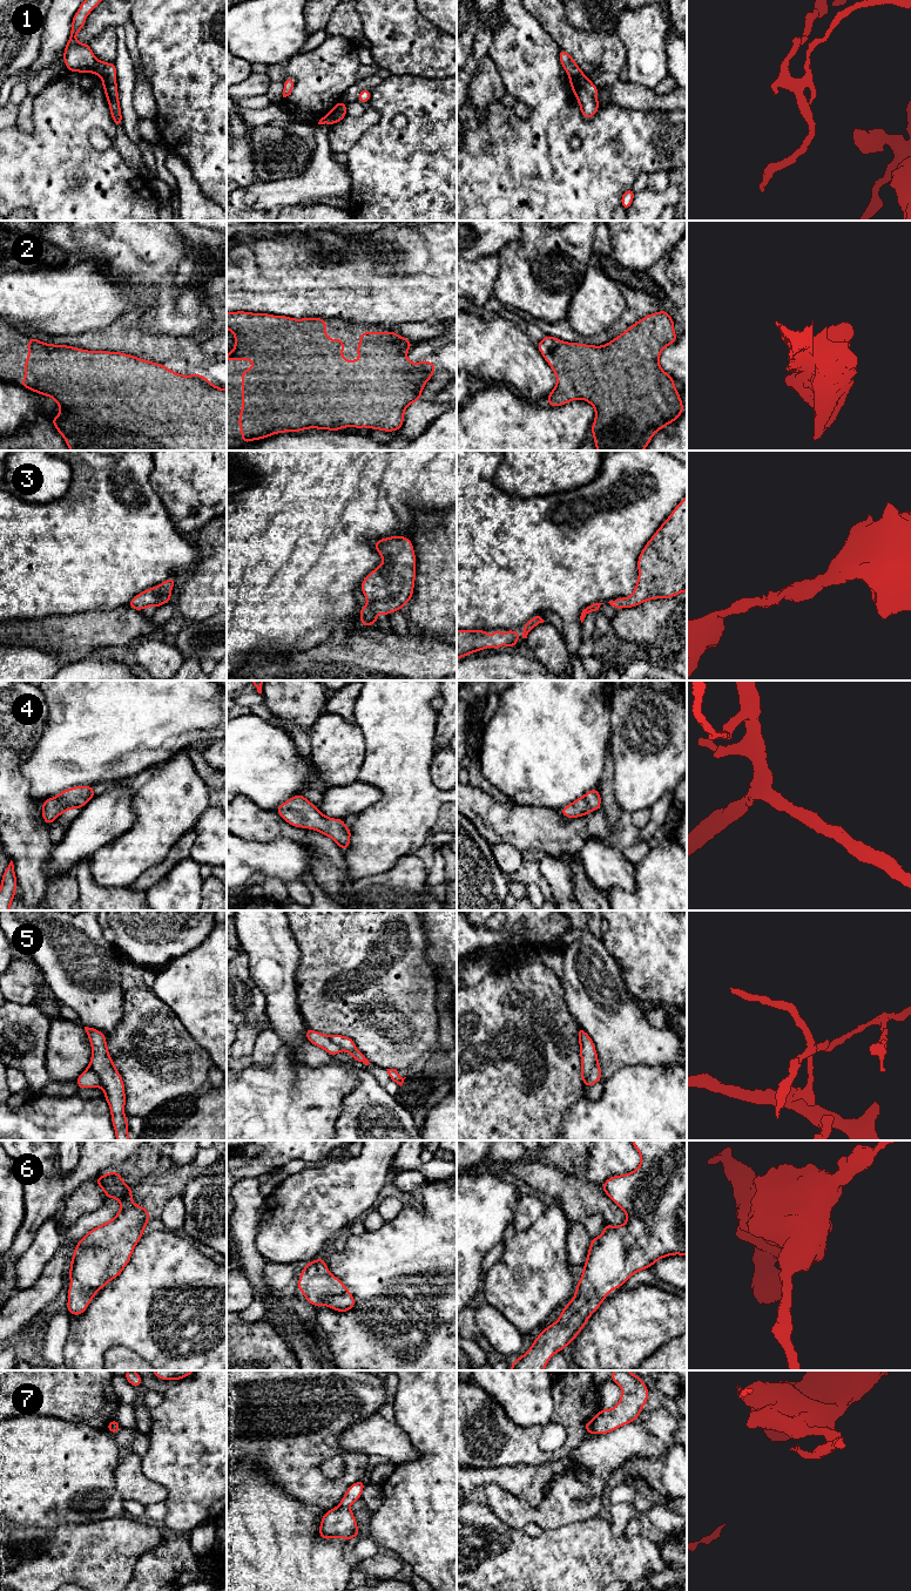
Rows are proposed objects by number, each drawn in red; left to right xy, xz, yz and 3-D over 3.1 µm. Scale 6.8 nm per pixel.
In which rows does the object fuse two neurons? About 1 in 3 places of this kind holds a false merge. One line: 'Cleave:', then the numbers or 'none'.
Cleave: 1, 5, 7

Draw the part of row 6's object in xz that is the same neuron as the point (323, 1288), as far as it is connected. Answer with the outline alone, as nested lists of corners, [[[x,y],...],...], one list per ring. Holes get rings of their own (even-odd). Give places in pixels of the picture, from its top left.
[[[324,1258],[304,1266],[297,1287],[313,1307],[325,1305],[336,1312],[347,1312],[356,1304],[347,1287],[328,1270]]]

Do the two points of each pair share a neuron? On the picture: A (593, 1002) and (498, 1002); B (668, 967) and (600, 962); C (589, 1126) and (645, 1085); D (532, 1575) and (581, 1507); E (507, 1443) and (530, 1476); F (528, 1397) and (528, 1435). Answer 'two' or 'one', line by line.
A: two
B: two
C: one
D: two
E: two
F: two

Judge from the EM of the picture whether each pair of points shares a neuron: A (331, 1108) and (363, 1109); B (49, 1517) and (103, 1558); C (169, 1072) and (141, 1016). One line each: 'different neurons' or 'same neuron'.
A: different neurons
B: different neurons
C: same neuron

